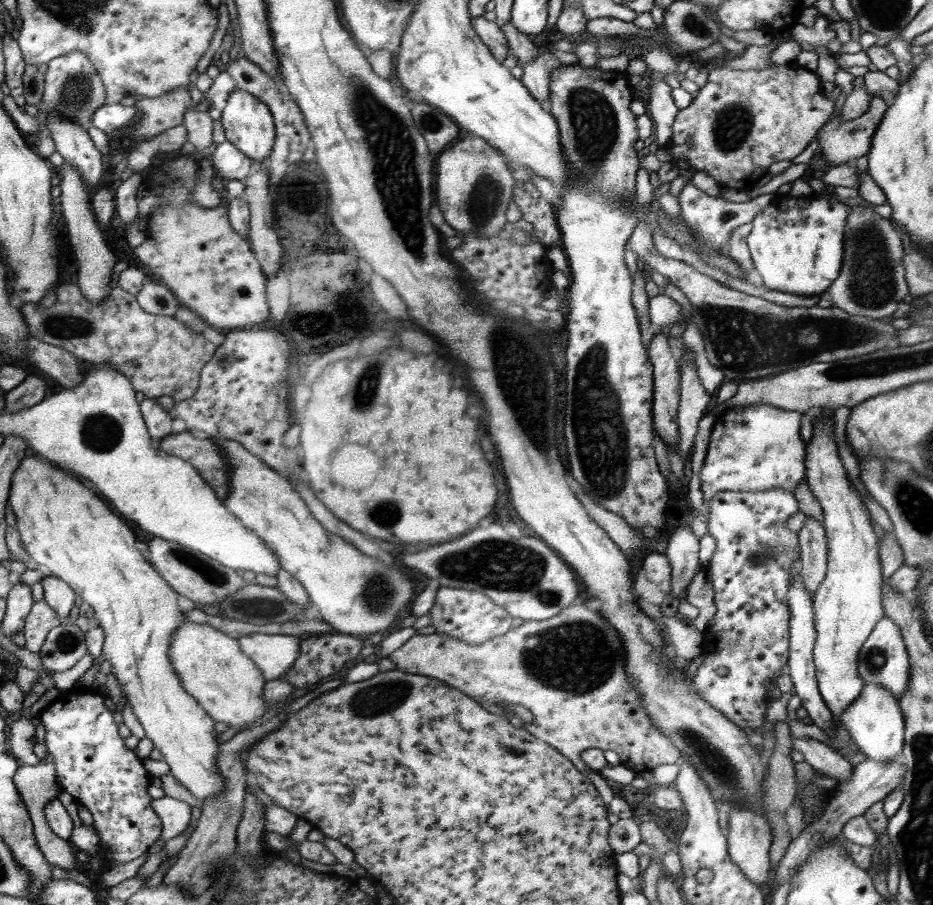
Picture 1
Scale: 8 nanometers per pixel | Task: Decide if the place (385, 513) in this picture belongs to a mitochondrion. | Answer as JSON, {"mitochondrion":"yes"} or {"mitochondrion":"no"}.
{"mitochondrion":"yes"}

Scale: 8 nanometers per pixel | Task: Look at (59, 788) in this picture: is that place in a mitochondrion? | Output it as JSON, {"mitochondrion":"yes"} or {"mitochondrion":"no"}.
{"mitochondrion":"no"}

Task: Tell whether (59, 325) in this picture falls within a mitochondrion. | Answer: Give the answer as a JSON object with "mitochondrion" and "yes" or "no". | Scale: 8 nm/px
{"mitochondrion":"yes"}

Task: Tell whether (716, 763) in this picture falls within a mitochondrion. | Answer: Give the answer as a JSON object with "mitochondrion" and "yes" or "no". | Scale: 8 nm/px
{"mitochondrion":"yes"}

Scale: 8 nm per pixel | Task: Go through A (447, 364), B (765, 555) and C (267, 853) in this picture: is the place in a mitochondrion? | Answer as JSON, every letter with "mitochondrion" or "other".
{"A":"other","B":"mitochondrion","C":"other"}

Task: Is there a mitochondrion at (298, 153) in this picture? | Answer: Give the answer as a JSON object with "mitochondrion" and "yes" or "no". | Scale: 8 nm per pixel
{"mitochondrion":"no"}

